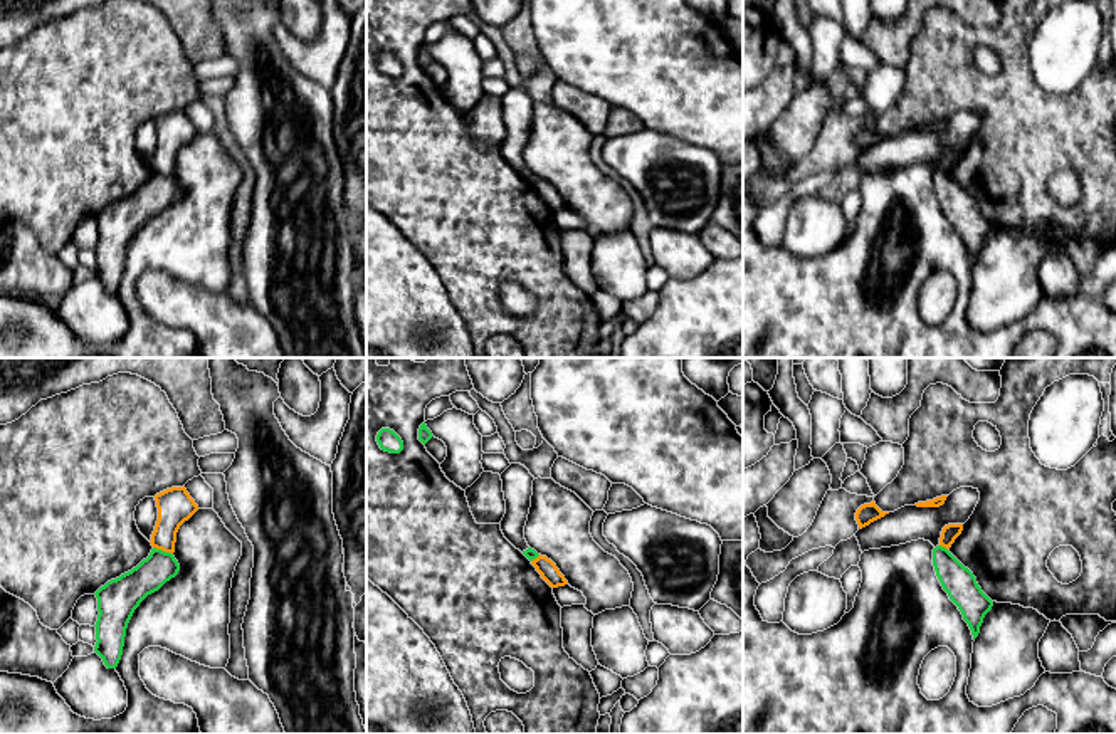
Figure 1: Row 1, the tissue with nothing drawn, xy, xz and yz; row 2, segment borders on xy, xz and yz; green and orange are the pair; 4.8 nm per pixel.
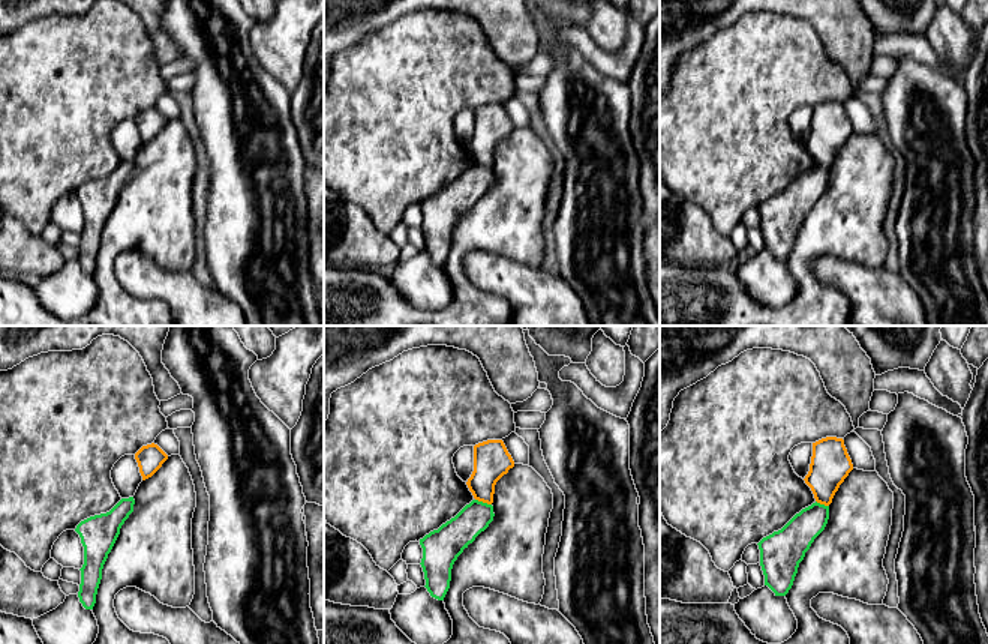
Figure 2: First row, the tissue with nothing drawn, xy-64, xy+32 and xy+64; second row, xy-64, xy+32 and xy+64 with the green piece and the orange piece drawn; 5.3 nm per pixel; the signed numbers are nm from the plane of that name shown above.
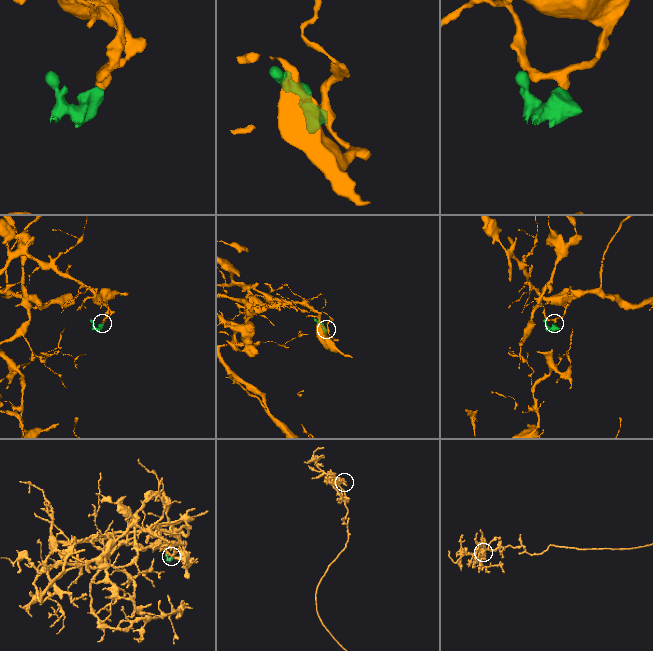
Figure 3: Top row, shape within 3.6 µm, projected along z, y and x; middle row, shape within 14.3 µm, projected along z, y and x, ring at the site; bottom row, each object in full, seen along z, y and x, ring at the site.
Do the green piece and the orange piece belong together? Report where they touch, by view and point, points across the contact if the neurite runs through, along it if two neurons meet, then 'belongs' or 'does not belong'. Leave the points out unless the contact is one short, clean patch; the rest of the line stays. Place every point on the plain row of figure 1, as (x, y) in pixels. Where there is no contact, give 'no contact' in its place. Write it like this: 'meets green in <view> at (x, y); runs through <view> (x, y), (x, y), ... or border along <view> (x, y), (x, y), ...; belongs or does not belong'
meets green in xy at (163, 175); border along xy (153, 170), (172, 178); does not belong

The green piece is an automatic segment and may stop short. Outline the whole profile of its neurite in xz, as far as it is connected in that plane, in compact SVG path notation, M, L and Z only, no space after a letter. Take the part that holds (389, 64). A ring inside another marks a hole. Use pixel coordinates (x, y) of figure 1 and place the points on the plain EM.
M382 52L376 59L376 66L382 74L390 77L400 77L403 74L402 62L390 52Z

